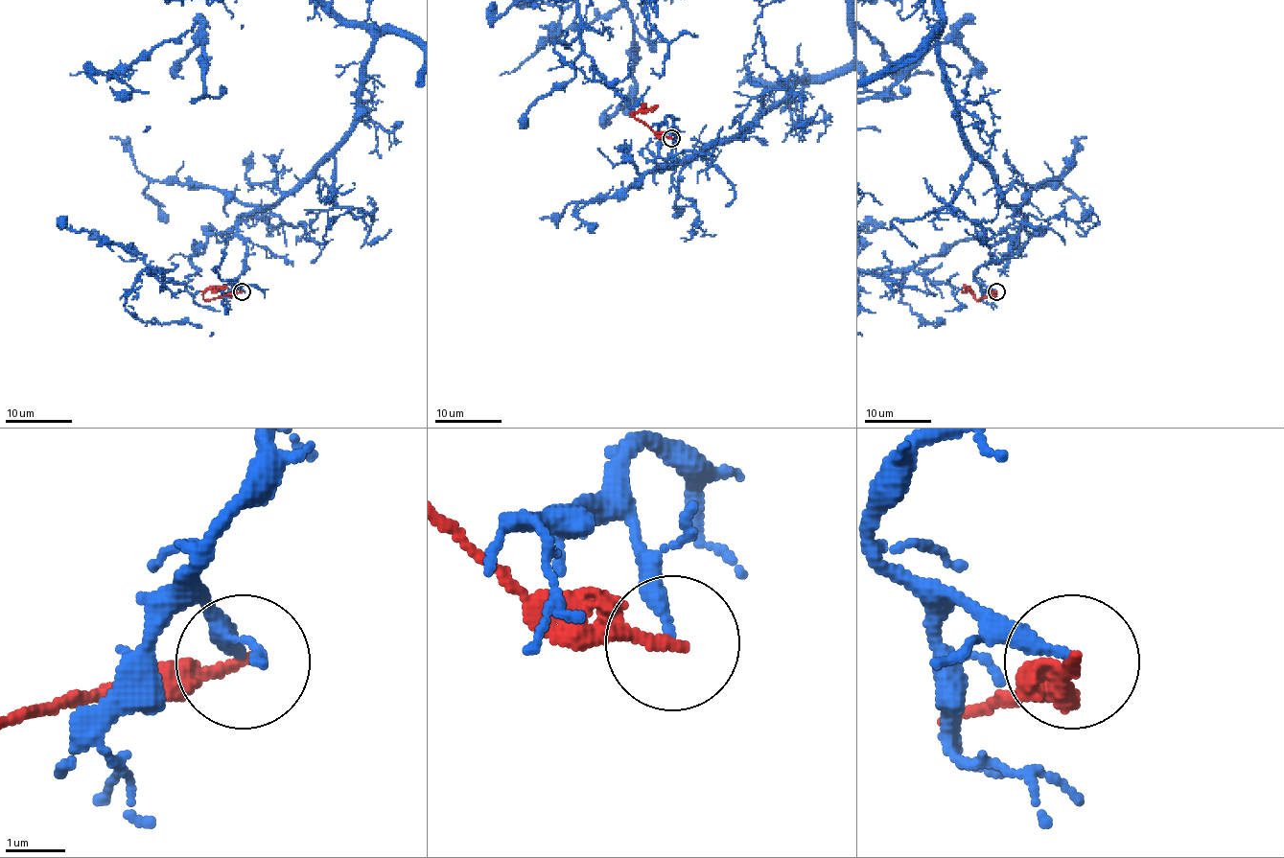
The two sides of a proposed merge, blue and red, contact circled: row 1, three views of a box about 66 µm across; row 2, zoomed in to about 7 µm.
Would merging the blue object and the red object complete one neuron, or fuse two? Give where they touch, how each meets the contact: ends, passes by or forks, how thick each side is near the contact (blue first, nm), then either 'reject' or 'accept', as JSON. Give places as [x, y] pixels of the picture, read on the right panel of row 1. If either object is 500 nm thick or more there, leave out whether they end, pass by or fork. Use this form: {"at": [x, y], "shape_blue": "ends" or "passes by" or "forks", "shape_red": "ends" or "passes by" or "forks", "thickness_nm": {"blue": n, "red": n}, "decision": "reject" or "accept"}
{"at": [996, 291], "shape_blue": "ends", "shape_red": "ends", "thickness_nm": {"blue": 220, "red": 170}, "decision": "reject"}

